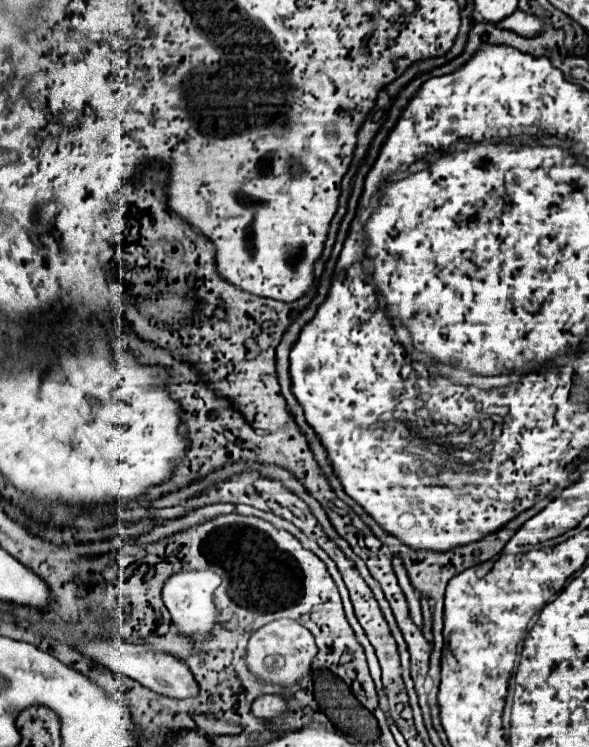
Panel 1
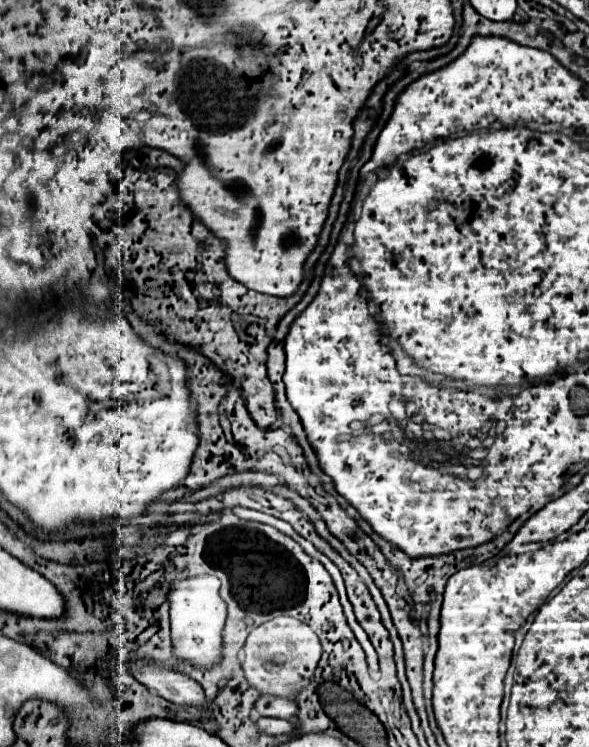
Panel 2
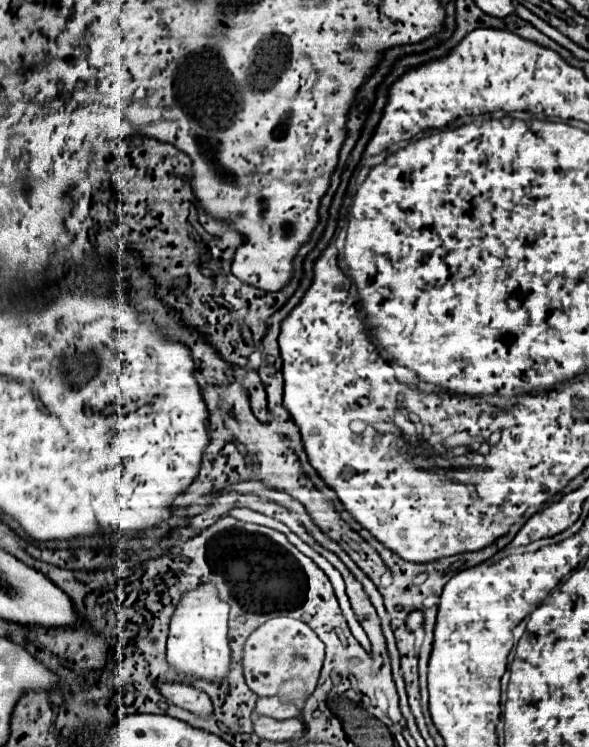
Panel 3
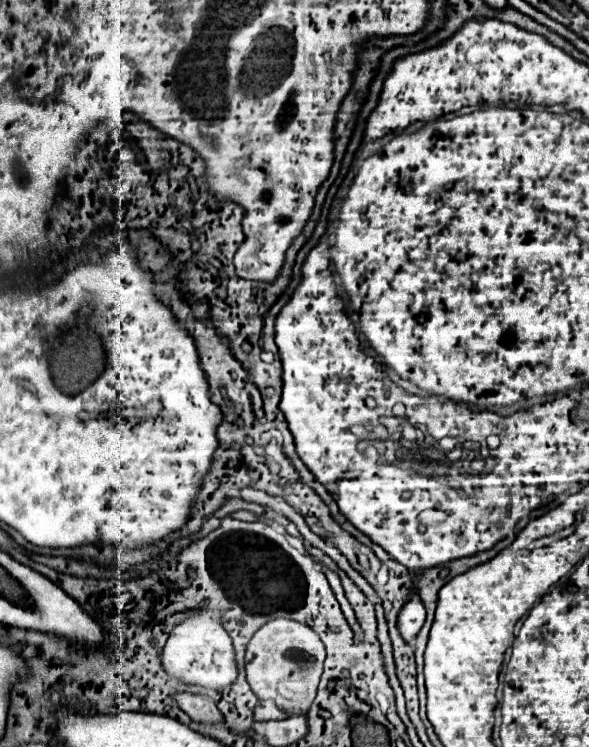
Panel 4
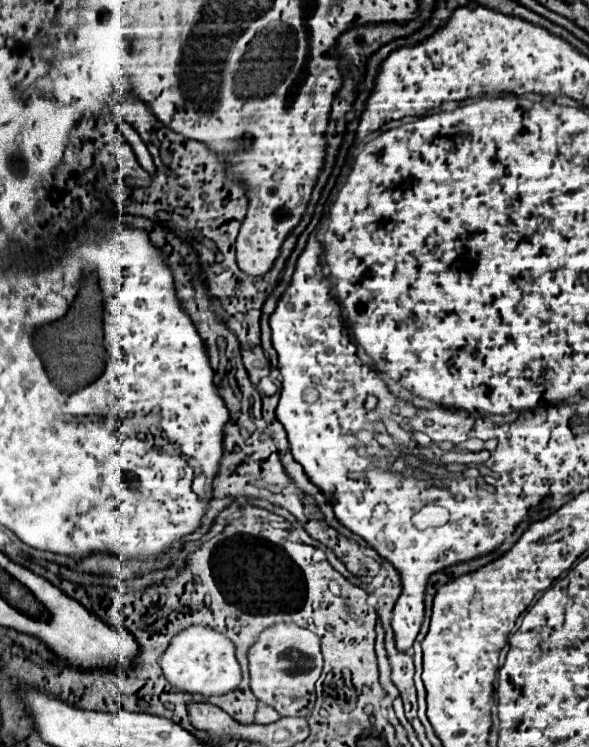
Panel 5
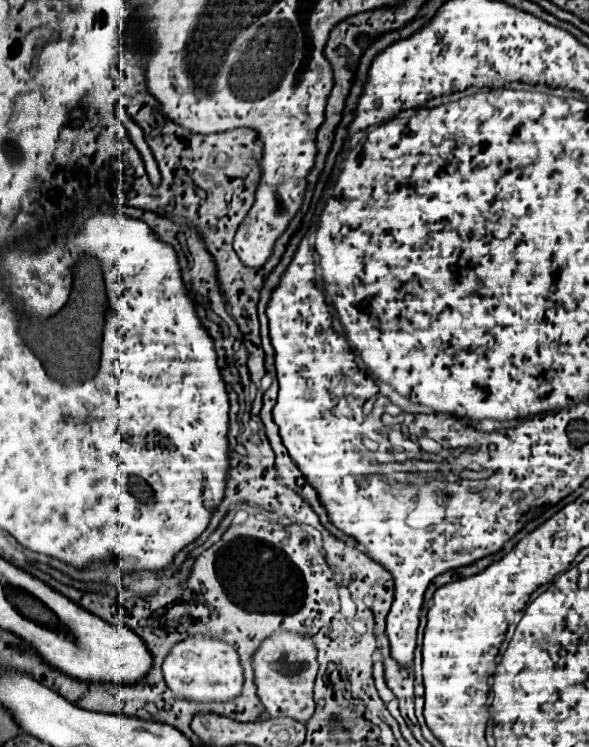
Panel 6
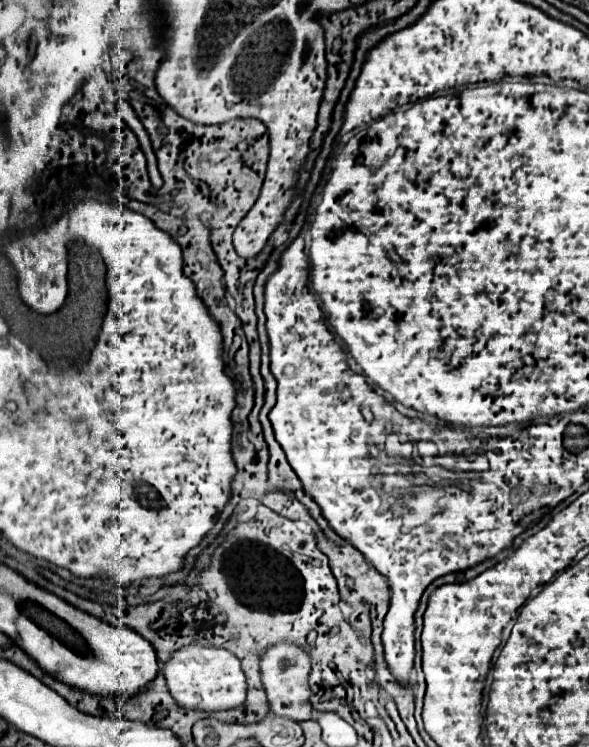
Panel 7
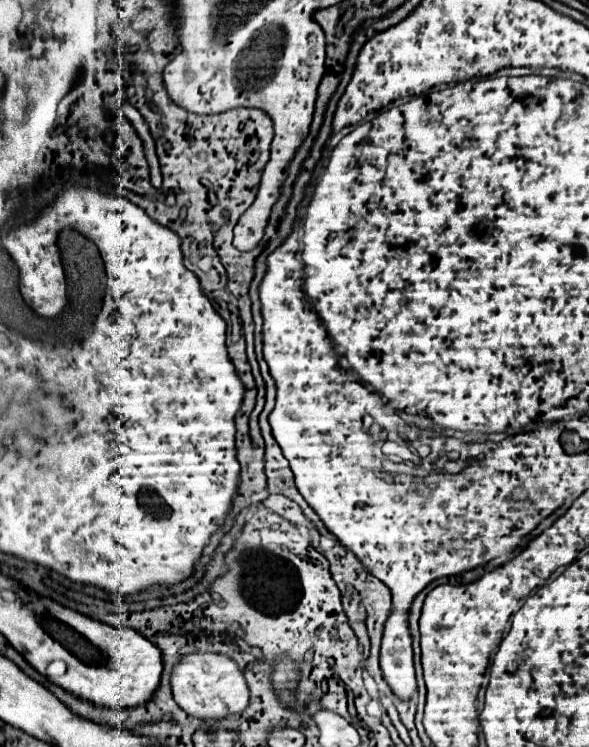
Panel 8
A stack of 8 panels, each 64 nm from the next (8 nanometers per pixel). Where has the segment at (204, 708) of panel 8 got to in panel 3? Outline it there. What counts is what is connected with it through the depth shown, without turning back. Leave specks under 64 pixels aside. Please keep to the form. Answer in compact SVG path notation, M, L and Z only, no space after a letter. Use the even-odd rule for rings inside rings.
M214 584L200 586L182 596L170 622L170 636L166 646L168 666L172 666L182 674L190 674L212 684L224 682L230 674L230 662L232 662L232 652L228 644L228 626L226 626L228 610L230 606L218 600Z

